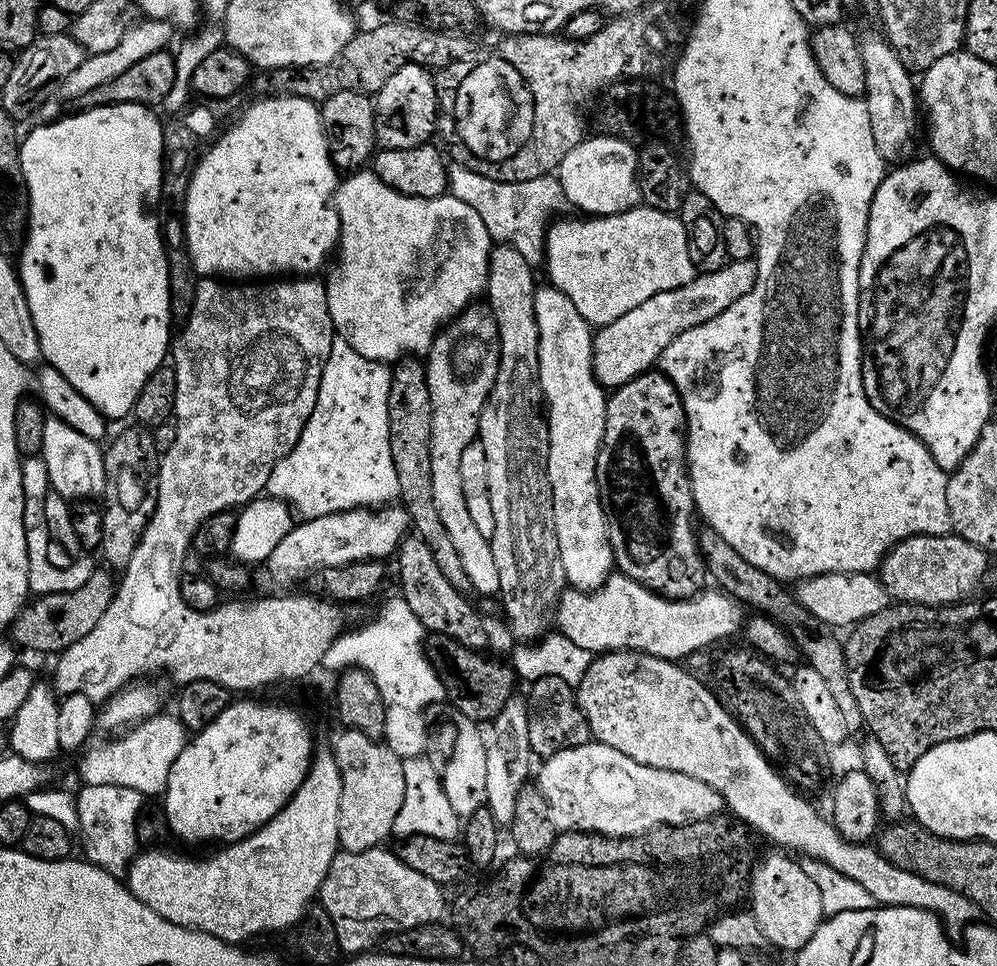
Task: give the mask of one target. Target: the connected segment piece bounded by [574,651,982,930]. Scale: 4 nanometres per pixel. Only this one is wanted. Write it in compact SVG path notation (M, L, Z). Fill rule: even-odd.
M607 651L597 655L586 670L585 676L581 678L580 684L574 688L578 706L592 731L591 739L622 750L627 757L648 767L677 771L678 774L701 779L719 793L726 808L736 815L735 819L747 825L753 833L761 832L766 839L781 844L784 847L781 849L789 853L801 852L814 860L813 862L828 865L844 878L852 879L864 887L877 905L890 908L906 906L934 912L944 921L945 929L948 930L963 930L981 919L979 906L970 902L970 898L958 894L958 890L950 890L950 886L938 886L938 882L930 882L917 872L894 866L871 843L845 840L835 824L825 817L824 821L818 816L815 810L794 792L796 790L789 781L779 771L776 773L772 769L773 761L761 752L759 744L748 735L739 719L729 711L726 704L724 709L723 702L702 681L695 680L684 666L675 660L663 660L644 652Z

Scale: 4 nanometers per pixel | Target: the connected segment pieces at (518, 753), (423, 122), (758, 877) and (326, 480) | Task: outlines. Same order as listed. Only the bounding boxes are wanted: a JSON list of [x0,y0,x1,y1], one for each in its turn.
[[486,692,534,826],[374,64,437,150],[750,854,826,950],[267,339,400,520]]

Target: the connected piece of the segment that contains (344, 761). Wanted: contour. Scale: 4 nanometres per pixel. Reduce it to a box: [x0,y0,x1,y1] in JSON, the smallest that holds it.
[334,728,406,852]

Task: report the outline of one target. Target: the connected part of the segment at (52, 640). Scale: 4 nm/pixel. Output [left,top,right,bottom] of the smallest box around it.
[11,570,114,654]

